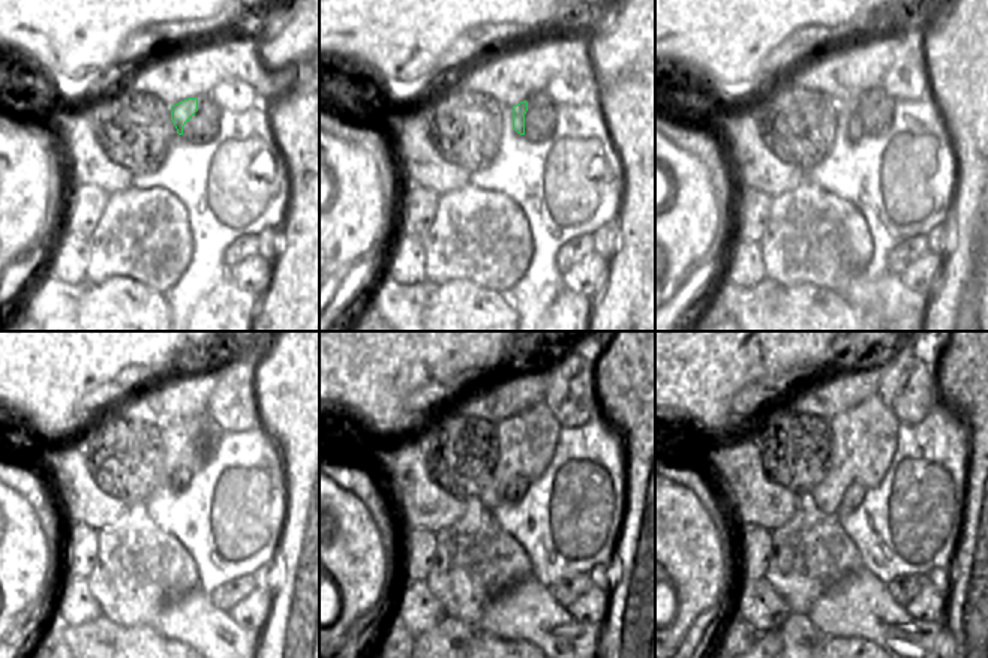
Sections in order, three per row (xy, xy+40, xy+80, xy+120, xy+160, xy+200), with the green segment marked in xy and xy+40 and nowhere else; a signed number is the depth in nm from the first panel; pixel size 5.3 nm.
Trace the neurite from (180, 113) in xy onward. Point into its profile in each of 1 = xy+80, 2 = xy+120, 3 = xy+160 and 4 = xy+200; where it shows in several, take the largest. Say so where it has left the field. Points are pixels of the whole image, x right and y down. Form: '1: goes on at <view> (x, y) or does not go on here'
1: goes on at xy+80 (855, 126)
2: goes on at xy+120 (180, 478)
3: goes on at xy+160 (517, 487)
4: goes on at xy+200 (855, 493)

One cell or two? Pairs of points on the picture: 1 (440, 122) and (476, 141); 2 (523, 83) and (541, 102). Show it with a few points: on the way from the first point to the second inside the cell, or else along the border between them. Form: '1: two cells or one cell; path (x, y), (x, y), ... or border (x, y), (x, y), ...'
1: one cell; path (449, 122), (456, 122), (467, 132)
2: two cells; border (544, 90), (538, 90), (523, 99)

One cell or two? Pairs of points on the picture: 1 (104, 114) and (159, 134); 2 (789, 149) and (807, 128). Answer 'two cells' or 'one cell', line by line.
1: one cell
2: one cell

